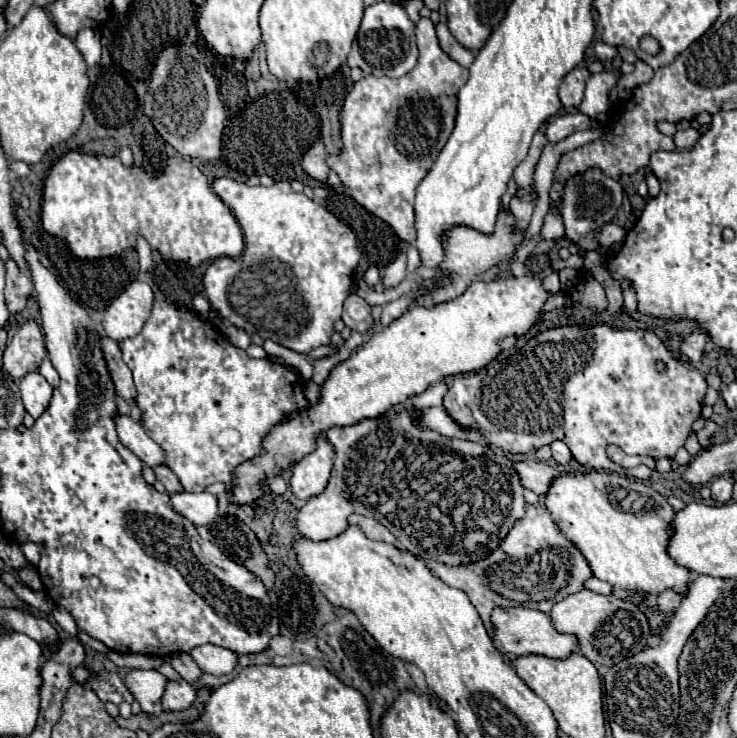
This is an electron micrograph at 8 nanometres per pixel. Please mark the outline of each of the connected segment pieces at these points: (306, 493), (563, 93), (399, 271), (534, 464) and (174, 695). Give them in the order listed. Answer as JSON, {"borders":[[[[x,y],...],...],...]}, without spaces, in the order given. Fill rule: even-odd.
{"borders":[[[[318,437],[316,449],[296,461],[290,469],[290,491],[298,499],[310,499],[324,491],[334,465],[334,449],[328,439]]],[[[582,65],[574,67],[560,85],[560,101],[564,107],[578,107],[584,97],[584,85],[590,77],[590,71]]],[[[401,251],[396,259],[387,266],[383,280],[384,286],[389,289],[396,287],[405,279],[406,272],[407,256],[404,251]]],[[[526,459],[526,461],[516,461],[514,463],[514,469],[520,477],[520,483],[522,487],[538,493],[540,497],[548,491],[552,479],[556,475],[560,475],[560,471],[556,471],[554,467],[542,463],[542,461],[532,461],[532,459]]],[[[168,681],[166,691],[162,695],[164,711],[184,711],[196,699],[196,689],[186,681]]]]}

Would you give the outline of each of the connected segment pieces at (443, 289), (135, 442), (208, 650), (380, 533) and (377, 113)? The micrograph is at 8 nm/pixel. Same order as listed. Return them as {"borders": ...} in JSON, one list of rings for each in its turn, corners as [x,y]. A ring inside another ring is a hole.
{"borders":[[[[500,211],[498,215],[498,221],[496,221],[496,229],[492,235],[484,235],[484,233],[478,233],[474,229],[468,229],[468,227],[454,227],[448,231],[446,235],[446,241],[444,241],[444,261],[442,261],[442,271],[448,271],[452,277],[446,279],[444,283],[440,283],[438,287],[432,289],[430,295],[418,299],[416,303],[418,305],[424,305],[424,307],[432,307],[436,303],[442,303],[442,301],[448,301],[448,299],[454,299],[458,295],[462,295],[466,291],[466,287],[482,273],[486,273],[488,269],[496,267],[500,261],[510,261],[516,253],[516,247],[520,245],[524,233],[520,231],[512,231],[514,227],[514,217]]],[[[118,415],[116,417],[116,429],[118,429],[120,441],[130,451],[134,451],[148,467],[166,465],[164,449],[148,437],[148,433],[142,429],[142,425],[138,421],[134,421],[130,417],[124,417],[124,415]]],[[[200,645],[190,651],[190,657],[198,663],[204,673],[210,675],[228,675],[236,667],[236,653],[218,645]]],[[[350,515],[348,523],[350,525],[358,525],[374,541],[384,541],[384,543],[396,545],[396,537],[376,519],[370,519],[370,517],[364,517],[364,515]]],[[[420,19],[414,33],[420,51],[416,67],[398,79],[370,75],[354,83],[342,105],[342,153],[328,157],[330,169],[338,173],[352,197],[410,243],[416,239],[416,185],[426,177],[436,153],[452,133],[456,93],[462,87],[462,77],[468,79],[468,69],[440,49],[432,19]]]]}

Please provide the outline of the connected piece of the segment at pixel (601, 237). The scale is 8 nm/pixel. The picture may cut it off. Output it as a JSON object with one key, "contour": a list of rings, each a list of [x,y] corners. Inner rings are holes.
{"contour":[[[608,223],[598,231],[598,241],[600,241],[602,247],[610,247],[614,243],[622,243],[624,237],[626,237],[626,231],[620,225],[614,225],[614,223]]]}

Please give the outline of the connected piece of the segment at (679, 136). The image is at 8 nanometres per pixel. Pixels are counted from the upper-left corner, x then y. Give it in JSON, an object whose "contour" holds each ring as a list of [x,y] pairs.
{"contour":[[[688,127],[688,129],[684,129],[684,131],[676,131],[674,143],[676,143],[678,149],[690,149],[690,147],[698,141],[698,137],[700,137],[700,133],[698,133],[696,129]]]}

